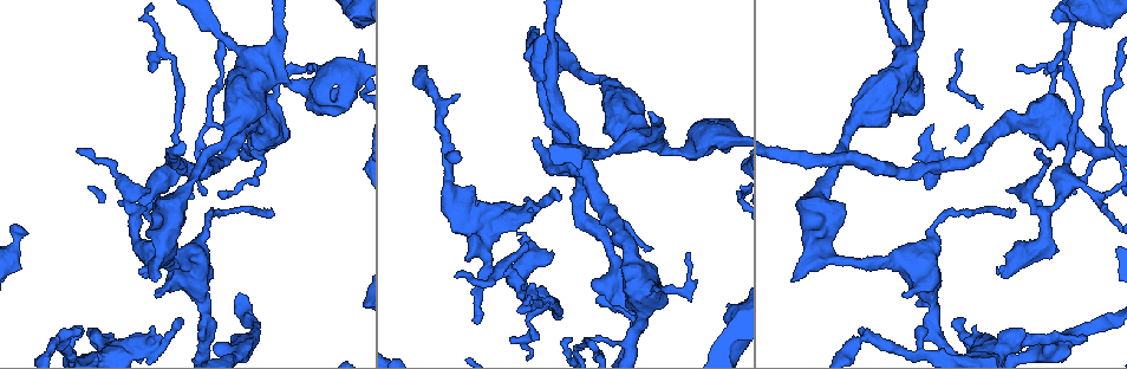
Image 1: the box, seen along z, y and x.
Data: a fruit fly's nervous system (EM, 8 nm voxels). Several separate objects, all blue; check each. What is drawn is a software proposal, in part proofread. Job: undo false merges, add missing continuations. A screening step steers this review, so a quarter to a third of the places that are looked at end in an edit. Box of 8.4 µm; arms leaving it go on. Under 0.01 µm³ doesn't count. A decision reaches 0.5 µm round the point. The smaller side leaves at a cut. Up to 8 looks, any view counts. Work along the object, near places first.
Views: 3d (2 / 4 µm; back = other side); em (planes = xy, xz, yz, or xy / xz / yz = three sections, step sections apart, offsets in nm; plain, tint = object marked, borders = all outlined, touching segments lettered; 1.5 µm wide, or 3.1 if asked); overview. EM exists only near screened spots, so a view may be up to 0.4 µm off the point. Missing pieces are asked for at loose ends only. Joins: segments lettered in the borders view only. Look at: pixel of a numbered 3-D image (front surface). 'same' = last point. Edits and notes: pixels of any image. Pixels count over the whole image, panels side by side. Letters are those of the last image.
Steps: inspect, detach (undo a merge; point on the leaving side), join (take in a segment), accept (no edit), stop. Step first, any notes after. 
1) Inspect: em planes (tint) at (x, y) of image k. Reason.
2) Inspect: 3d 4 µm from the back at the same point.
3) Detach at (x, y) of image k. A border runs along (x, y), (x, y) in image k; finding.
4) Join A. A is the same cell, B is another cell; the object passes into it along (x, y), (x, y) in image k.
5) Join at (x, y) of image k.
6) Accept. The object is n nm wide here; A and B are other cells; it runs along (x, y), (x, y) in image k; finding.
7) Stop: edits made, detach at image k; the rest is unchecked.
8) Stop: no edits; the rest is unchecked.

Inspect: 3d 4 µm at (860, 331) of image 1. An open end.

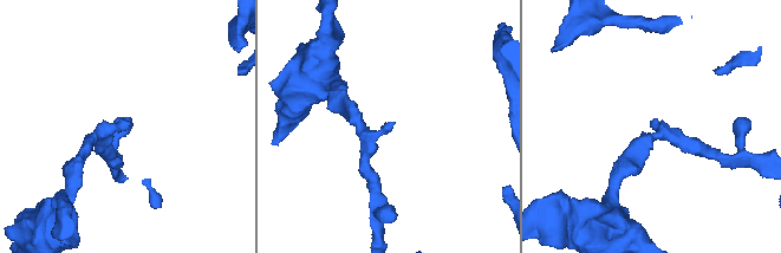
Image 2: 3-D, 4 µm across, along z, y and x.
Inspect: em xy step 8 (borders) at (127, 123) of image 2.

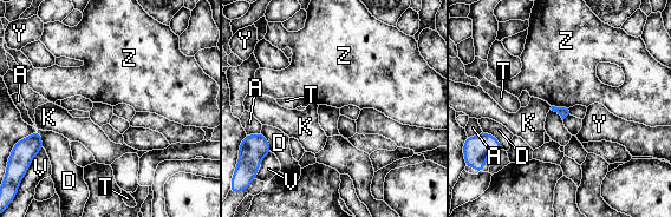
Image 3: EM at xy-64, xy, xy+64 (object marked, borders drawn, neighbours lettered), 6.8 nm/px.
Accept. A, D, K, T, V, Y and Z are other cells; a border runs along (552, 105), (567, 109) in image 3; none of them fits.

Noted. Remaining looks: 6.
Inspect: 3d 2 µm from the back at (1084, 341) of image 1. Tapers out.

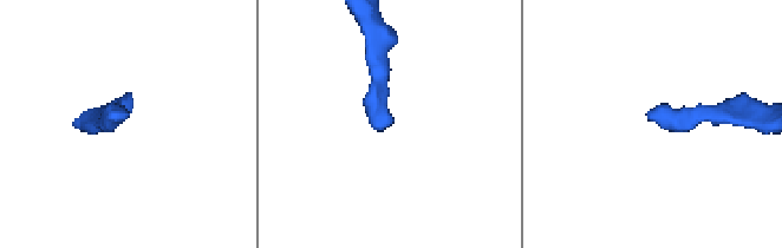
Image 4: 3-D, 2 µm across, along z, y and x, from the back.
Inspect: em planes (borders) at (121, 118) of image 4.

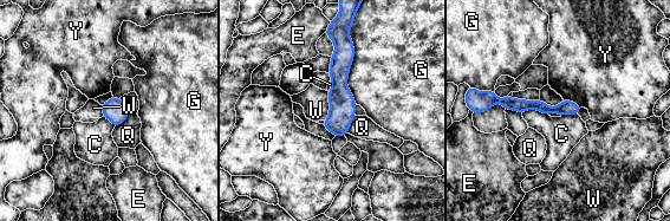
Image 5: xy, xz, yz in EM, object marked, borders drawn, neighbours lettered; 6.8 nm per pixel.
Accept. The object is 100 nm wide here; C, E, G, Q, W and Y are other cells; a border runs along (327, 91), (329, 115), (324, 119) in image 5; no lettered segment goes on from it.

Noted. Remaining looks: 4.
Inspect: 3d 2 µm at (530, 284) of image 1. Tapers out.

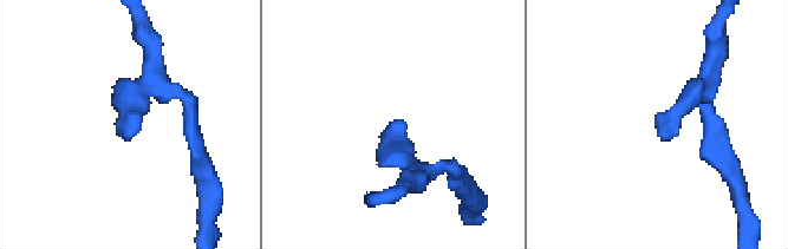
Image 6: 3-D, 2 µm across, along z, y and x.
Inspect: em xz step 4 (tint) at (661, 138) of image 6.

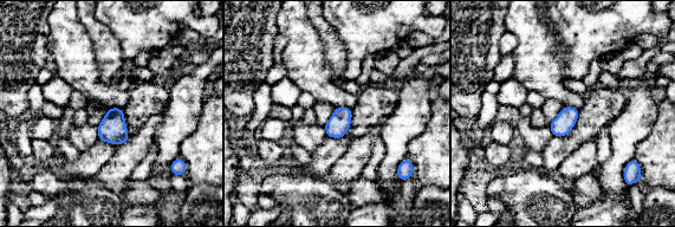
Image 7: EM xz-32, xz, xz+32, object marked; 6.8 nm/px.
Inspect: em planes (borders) at the same point.

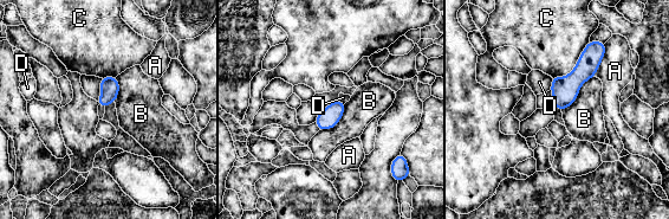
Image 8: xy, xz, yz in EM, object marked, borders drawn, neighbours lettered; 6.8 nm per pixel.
Accept. A, B, C and D are other cells; it runs along (595, 47), (558, 104) in image 8; no lettered segment goes on from it.

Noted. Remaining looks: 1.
Stop: no edits; the rest is unchecked.

